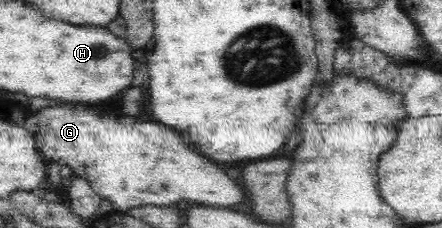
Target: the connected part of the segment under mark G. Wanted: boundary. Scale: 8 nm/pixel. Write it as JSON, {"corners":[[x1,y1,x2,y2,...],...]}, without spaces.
{"corners":[[57,106,57,108,43,108,43,110,39,110,37,114,29,116,27,122,25,122,25,126,27,126,27,128,33,128,33,138,35,138,37,150,39,150,45,158,59,162,64,169,68,169,68,174,80,176,81,178,85,178,85,180,89,180,89,182,91,182,91,188,99,194,99,196,103,196,103,198,110,200,120,212,130,208,147,205,173,205,178,200,191,200,191,202,199,202,199,204,231,208,231,206,237,206,237,204,241,204,241,202,245,200,245,194,241,192,241,188,235,184,233,178,227,176,227,174,225,174,225,172,223,172,215,162,211,162,209,158,205,158,205,156,193,152,193,150,191,150,191,148,189,148,189,146,187,146,187,144,185,144,185,142,183,142,183,140,181,140,173,130,171,130,171,128,167,128,167,126,163,126,163,124,141,122,141,120,137,120,137,118,129,118,129,116,121,116,121,122,117,122,117,120,111,120,111,118,103,118,103,116,99,116,97,112,85,110,85,108,81,108,81,106]]}

